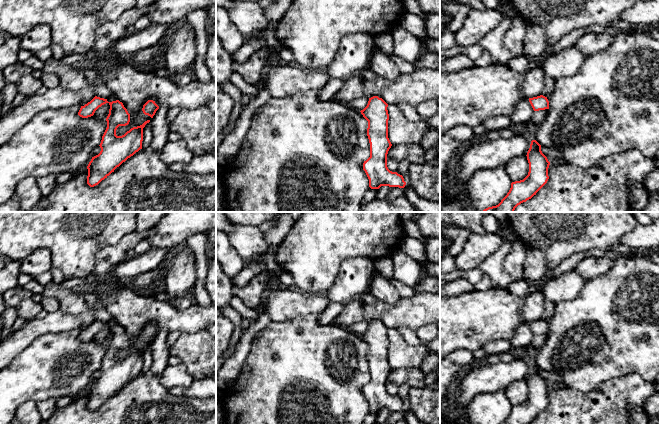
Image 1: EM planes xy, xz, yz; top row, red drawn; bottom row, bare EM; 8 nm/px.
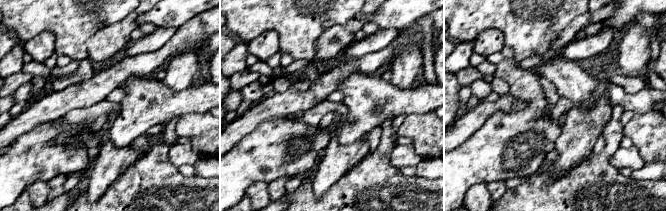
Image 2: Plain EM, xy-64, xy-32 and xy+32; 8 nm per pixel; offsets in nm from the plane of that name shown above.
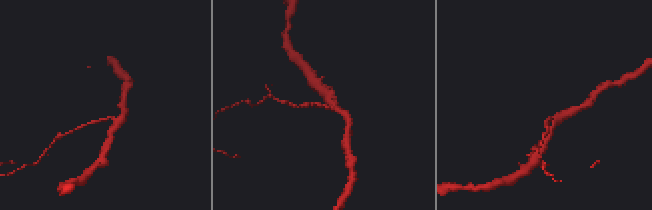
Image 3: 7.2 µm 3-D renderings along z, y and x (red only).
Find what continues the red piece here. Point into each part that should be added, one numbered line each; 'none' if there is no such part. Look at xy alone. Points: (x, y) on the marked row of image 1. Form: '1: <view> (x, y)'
none

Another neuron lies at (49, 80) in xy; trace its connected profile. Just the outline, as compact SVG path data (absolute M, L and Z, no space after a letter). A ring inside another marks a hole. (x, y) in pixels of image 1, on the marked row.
M43 73L40 77L40 80L43 83L43 88L51 89L59 85L58 77L53 73Z

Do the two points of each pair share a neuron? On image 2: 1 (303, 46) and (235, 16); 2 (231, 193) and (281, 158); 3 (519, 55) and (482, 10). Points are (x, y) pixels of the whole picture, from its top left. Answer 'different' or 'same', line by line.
1: same
2: same
3: same

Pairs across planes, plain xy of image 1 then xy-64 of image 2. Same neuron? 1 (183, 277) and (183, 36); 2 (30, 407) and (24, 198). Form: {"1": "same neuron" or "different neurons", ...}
{"1": "different neurons", "2": "different neurons"}

